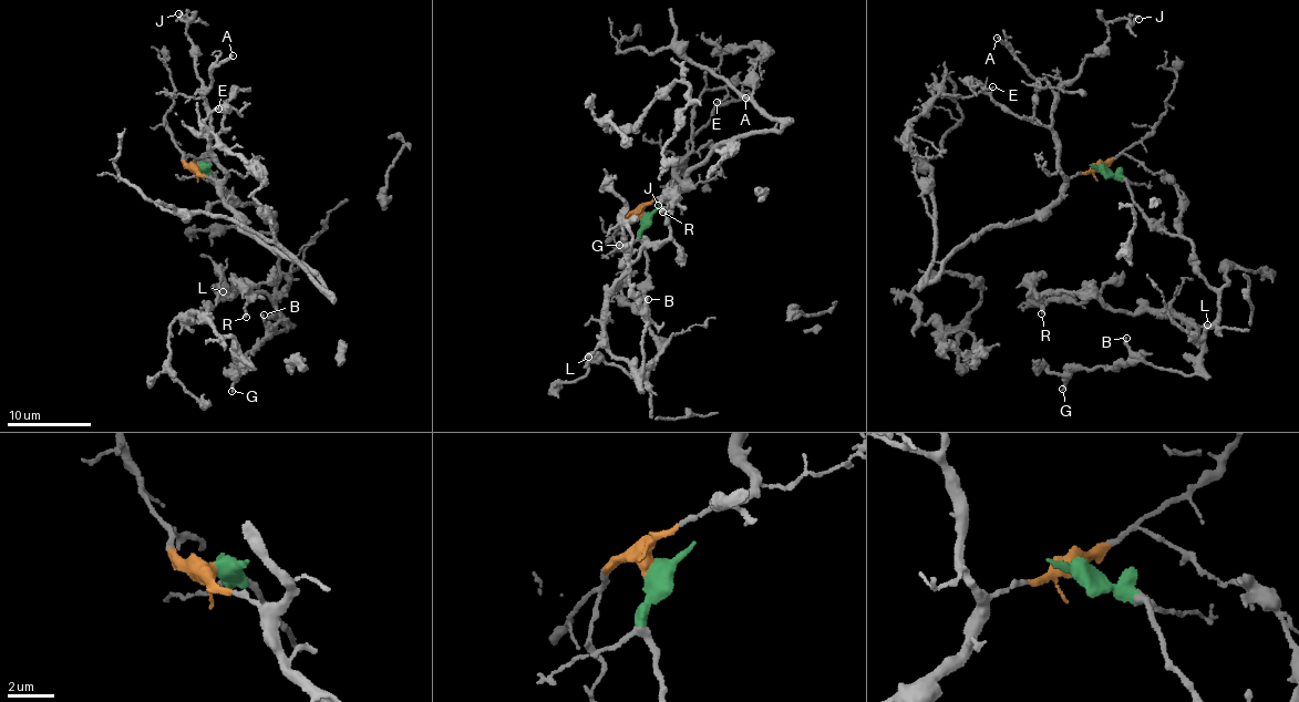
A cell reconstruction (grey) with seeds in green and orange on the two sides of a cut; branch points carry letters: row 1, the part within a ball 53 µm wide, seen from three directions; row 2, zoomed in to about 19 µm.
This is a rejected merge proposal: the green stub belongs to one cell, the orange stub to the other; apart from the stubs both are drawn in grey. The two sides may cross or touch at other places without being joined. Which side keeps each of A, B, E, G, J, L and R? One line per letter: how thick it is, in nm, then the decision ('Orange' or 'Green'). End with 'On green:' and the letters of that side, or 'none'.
A: Thickness 190 nm. Orange
B: Thickness 190 nm. Green
E: Thickness 110 nm. Orange
G: Thickness 240 nm. Green
J: Thickness 160 nm. Orange
L: Thickness 200 nm. Green
R: Thickness 280 nm. Green
On green: B, G, L, R

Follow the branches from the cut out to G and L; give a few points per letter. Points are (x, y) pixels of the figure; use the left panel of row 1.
G: (199, 167), (232, 198), (266, 213), (277, 231), (275, 308), (288, 330), (259, 340), (237, 365), (230, 391)
L: (199, 167), (232, 198), (266, 213), (277, 227), (275, 289), (267, 295), (223, 291)

